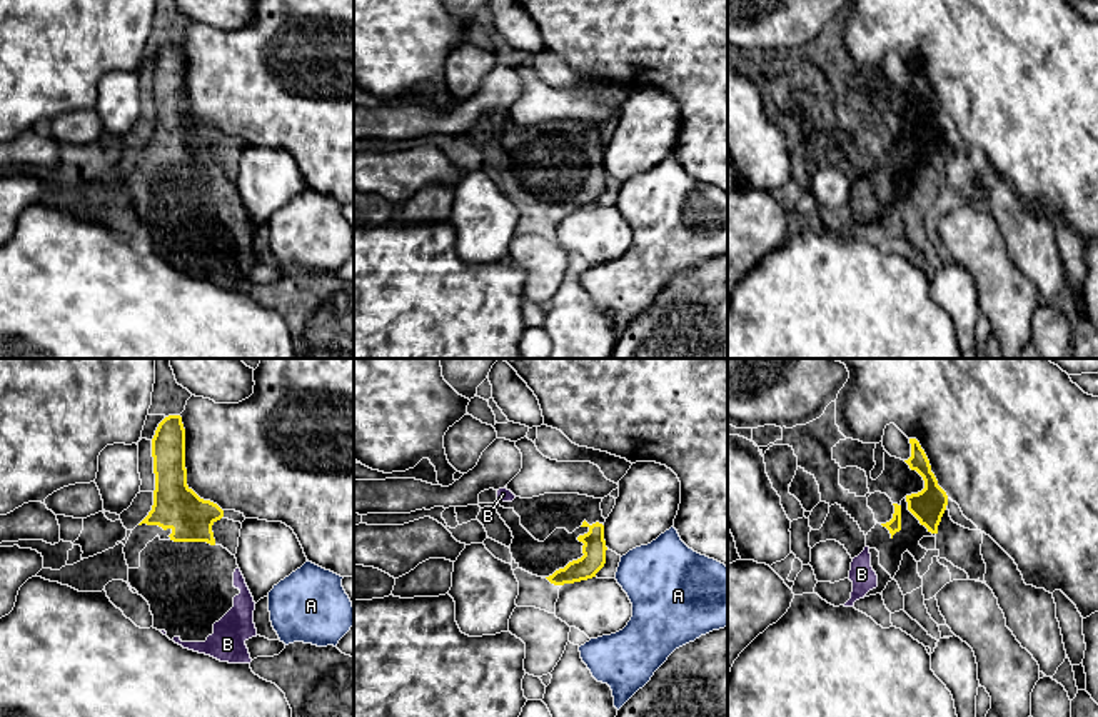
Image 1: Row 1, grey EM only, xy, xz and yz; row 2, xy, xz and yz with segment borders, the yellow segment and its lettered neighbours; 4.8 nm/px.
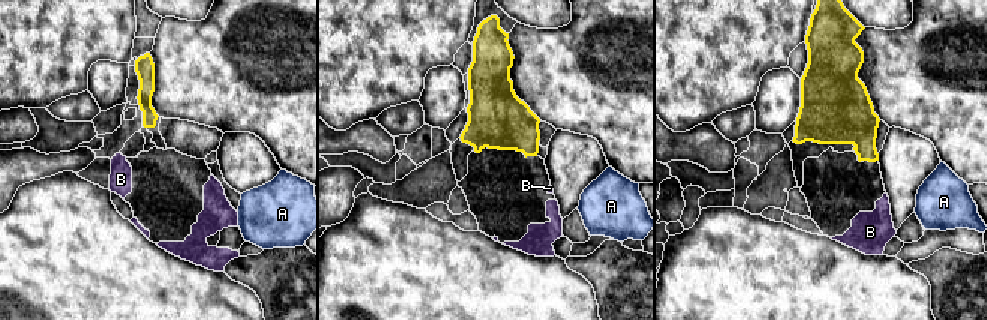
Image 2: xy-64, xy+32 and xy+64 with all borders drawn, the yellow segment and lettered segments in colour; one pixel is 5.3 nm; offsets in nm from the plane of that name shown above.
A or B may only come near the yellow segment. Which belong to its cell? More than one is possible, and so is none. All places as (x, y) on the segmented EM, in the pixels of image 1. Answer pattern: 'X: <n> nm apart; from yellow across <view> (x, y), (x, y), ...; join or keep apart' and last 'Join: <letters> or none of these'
A: 70 nm apart; from yellow across xz (604, 562), (618, 567); keep apart
B: 120 nm apart; from yellow across yz (891, 537), (868, 547); join
Join: B

